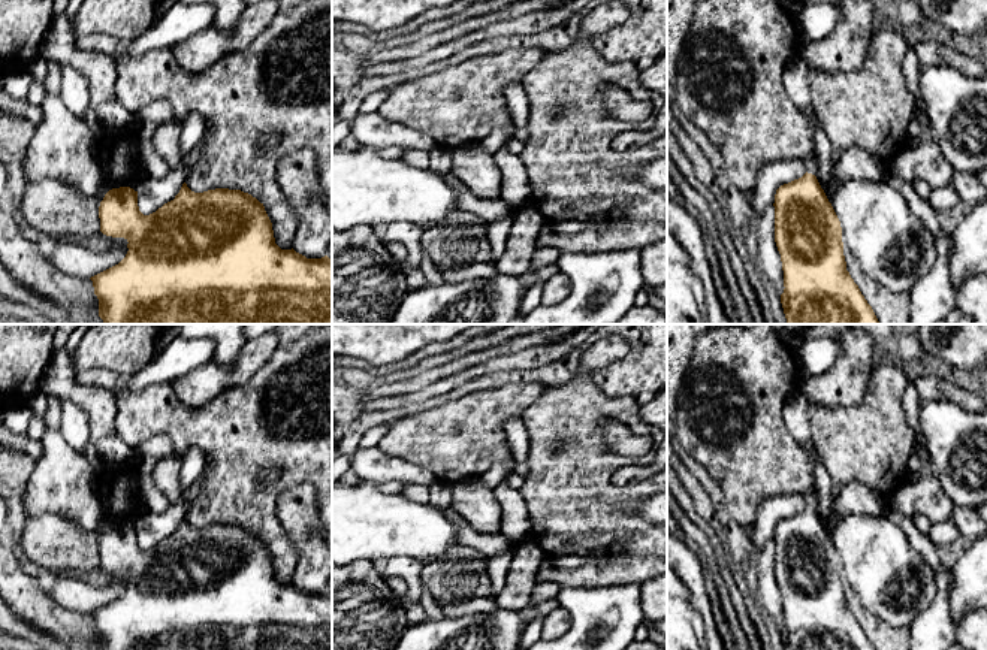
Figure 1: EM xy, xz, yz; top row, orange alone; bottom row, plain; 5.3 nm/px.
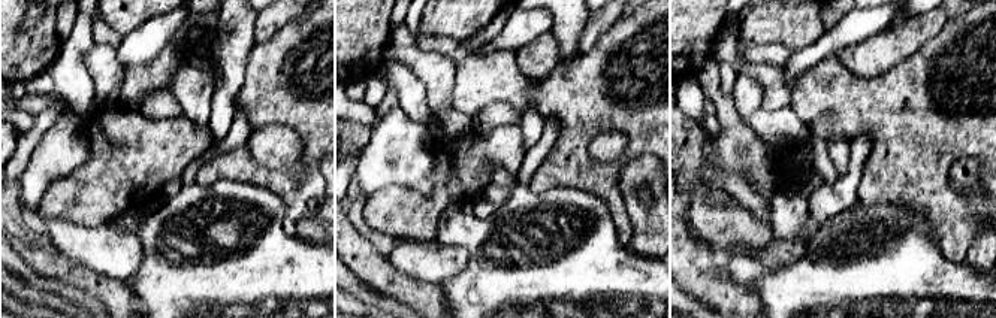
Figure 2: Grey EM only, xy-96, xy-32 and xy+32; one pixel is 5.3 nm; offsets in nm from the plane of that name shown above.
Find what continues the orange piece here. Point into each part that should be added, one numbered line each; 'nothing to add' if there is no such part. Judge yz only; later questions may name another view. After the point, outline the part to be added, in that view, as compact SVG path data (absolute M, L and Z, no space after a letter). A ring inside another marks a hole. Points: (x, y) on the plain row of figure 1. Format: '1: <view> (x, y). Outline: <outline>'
1: yz (811, 498). Outline: M817 490L809 492L809 493L805 496L805 501L806 501L806 507L808 507L808 508L817 510L817 505L818 505L818 492L817 492Z

